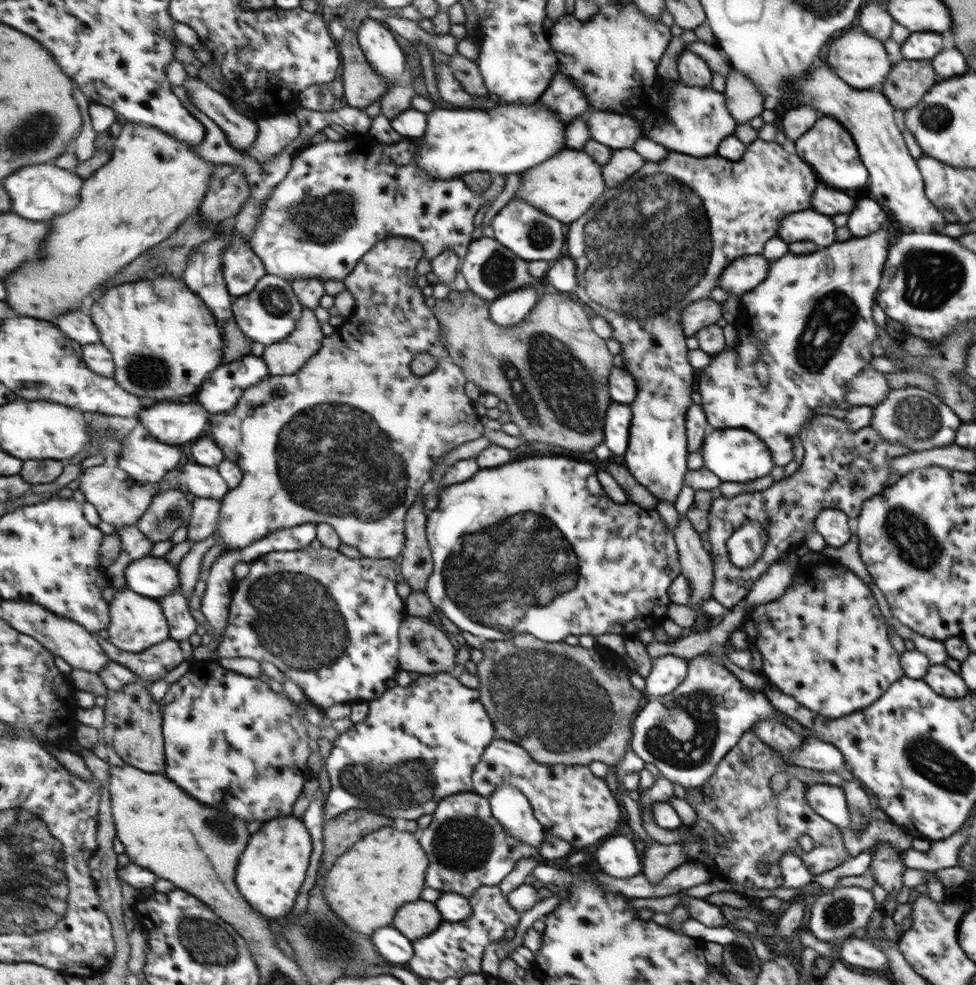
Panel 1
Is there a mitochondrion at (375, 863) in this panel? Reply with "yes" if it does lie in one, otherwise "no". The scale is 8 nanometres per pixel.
no

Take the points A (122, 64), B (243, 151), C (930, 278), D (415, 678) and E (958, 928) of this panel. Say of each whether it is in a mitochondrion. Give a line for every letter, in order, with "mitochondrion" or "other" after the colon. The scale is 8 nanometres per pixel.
A: other
B: other
C: mitochondrion
D: other
E: other

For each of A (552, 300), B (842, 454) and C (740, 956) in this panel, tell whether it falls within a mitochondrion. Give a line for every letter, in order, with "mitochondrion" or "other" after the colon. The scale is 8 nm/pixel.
A: other
B: other
C: mitochondrion

